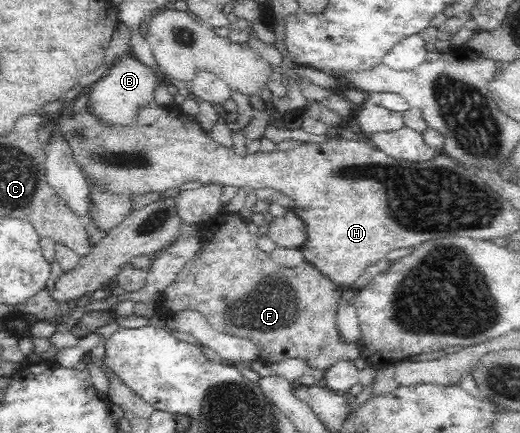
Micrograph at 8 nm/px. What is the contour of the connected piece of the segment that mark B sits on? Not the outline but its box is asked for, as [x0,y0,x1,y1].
[89,53,162,124]

